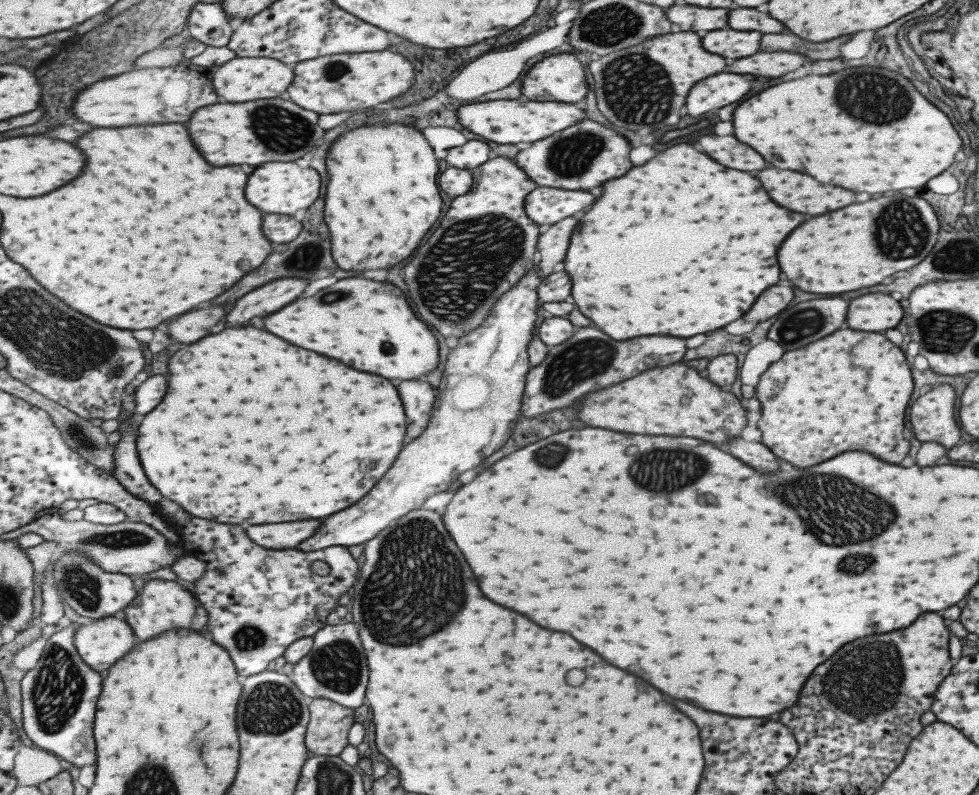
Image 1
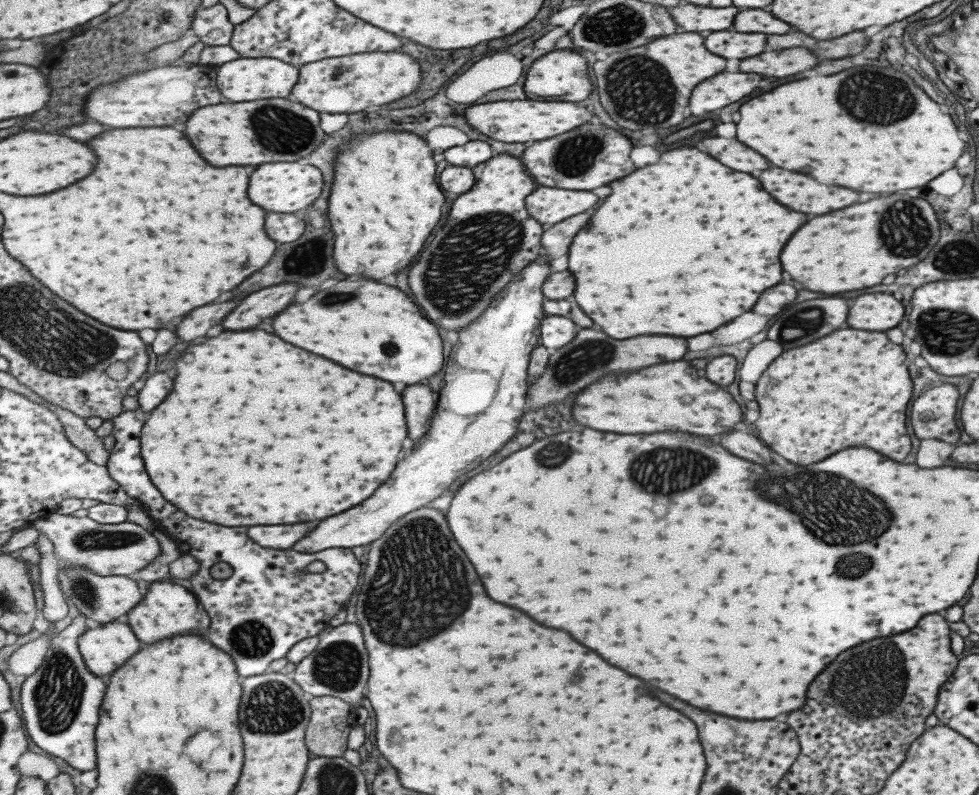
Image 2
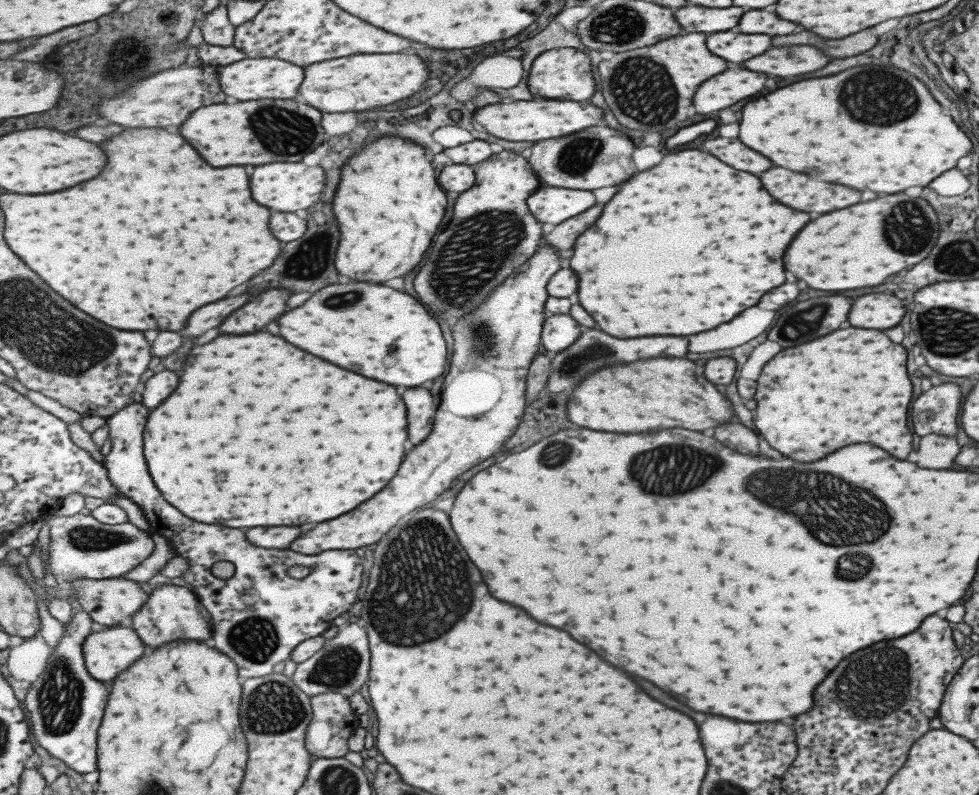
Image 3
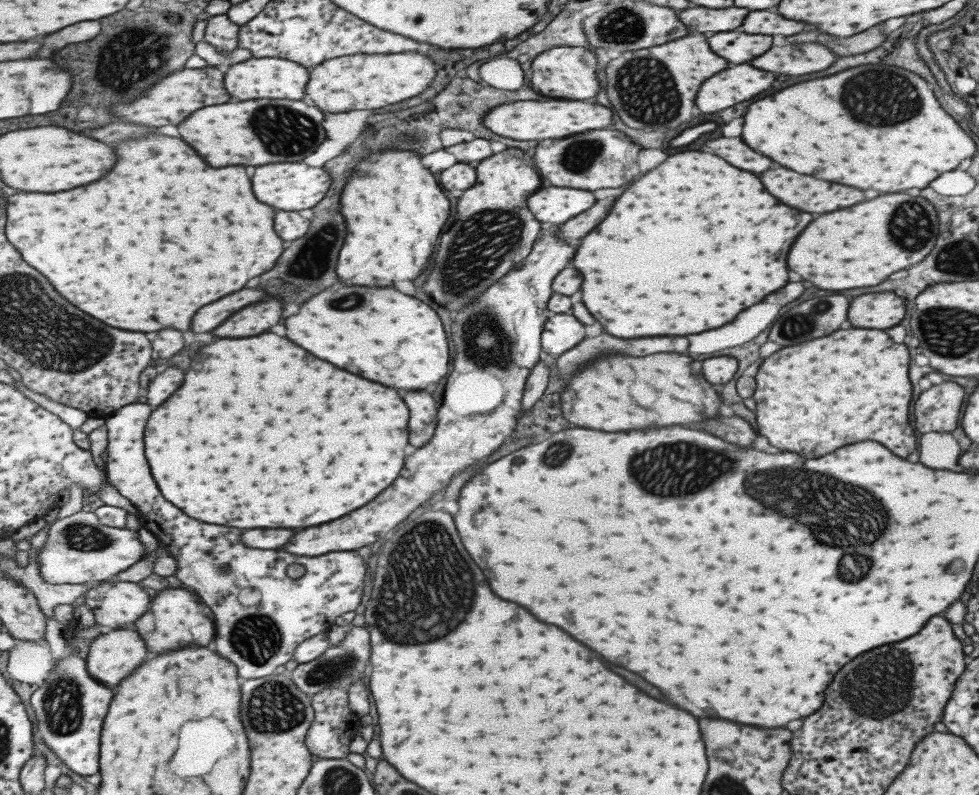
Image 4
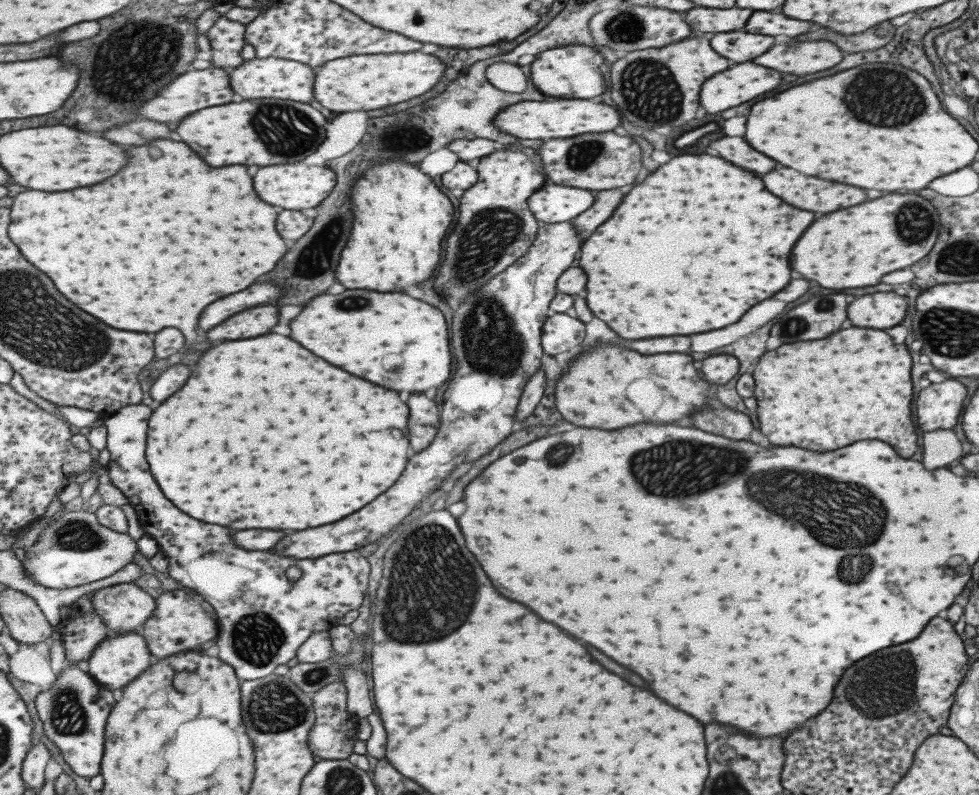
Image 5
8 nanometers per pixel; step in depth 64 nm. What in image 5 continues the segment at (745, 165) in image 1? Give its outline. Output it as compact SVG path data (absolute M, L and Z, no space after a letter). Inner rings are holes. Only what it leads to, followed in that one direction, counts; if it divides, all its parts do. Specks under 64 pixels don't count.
M725 136L725 138L719 138L715 142L711 142L707 148L705 148L705 154L713 154L717 158L723 158L735 166L741 166L743 170L749 170L749 172L757 172L757 174L765 174L769 170L775 168L777 162L773 162L771 158L763 156L761 152L753 150L743 138L739 136Z

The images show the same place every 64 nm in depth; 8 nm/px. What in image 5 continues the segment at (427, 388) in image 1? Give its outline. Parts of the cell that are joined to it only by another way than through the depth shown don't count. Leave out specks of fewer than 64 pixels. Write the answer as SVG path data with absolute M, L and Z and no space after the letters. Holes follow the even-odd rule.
M411 394L411 442L415 452L429 450L439 436L441 414L437 402L429 400L425 394Z

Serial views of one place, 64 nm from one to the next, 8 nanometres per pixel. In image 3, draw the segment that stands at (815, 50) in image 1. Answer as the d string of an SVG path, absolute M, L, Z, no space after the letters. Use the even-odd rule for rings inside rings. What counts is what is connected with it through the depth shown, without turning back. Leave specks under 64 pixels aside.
M871 28L861 30L849 38L839 38L839 40L827 40L821 38L813 32L799 32L799 34L791 34L791 36L773 36L771 38L771 46L787 46L787 44L809 44L819 48L821 52L835 56L835 58L845 58L845 56L855 56L861 54L869 48L873 48L877 44L877 34L871 32Z

